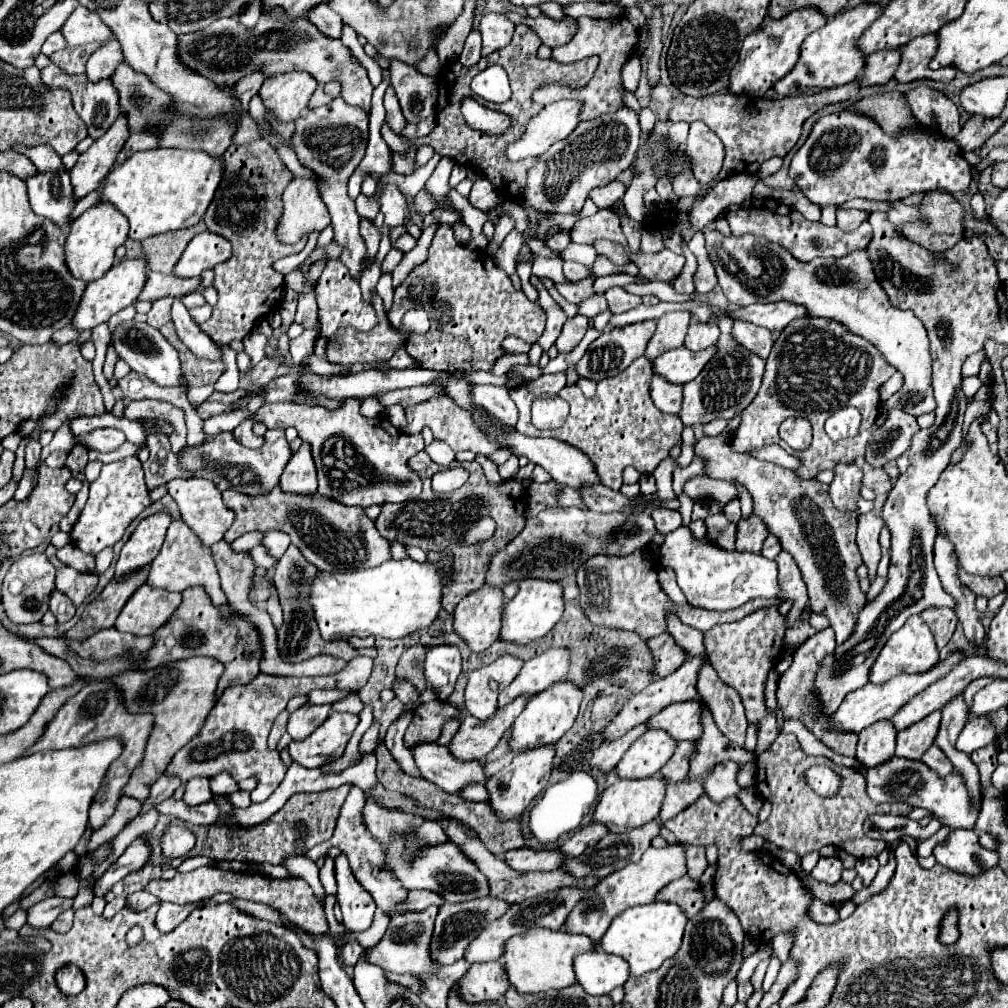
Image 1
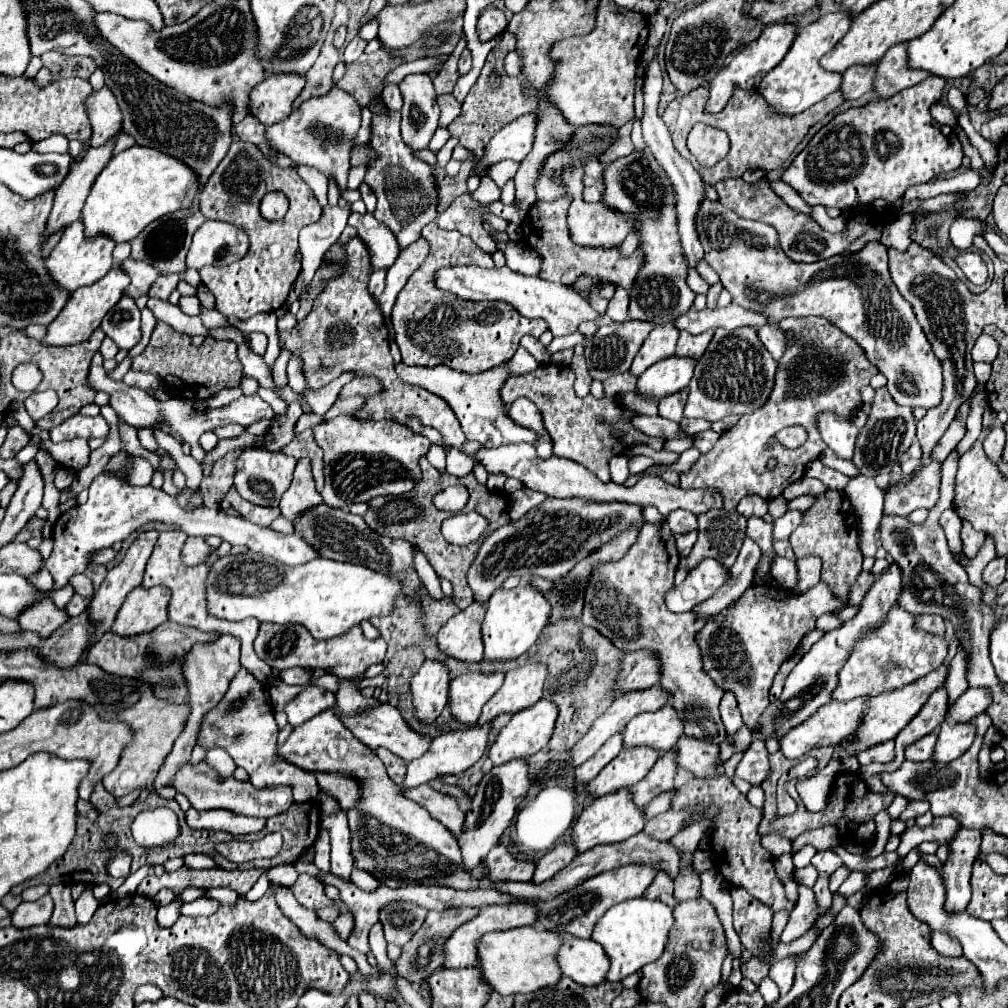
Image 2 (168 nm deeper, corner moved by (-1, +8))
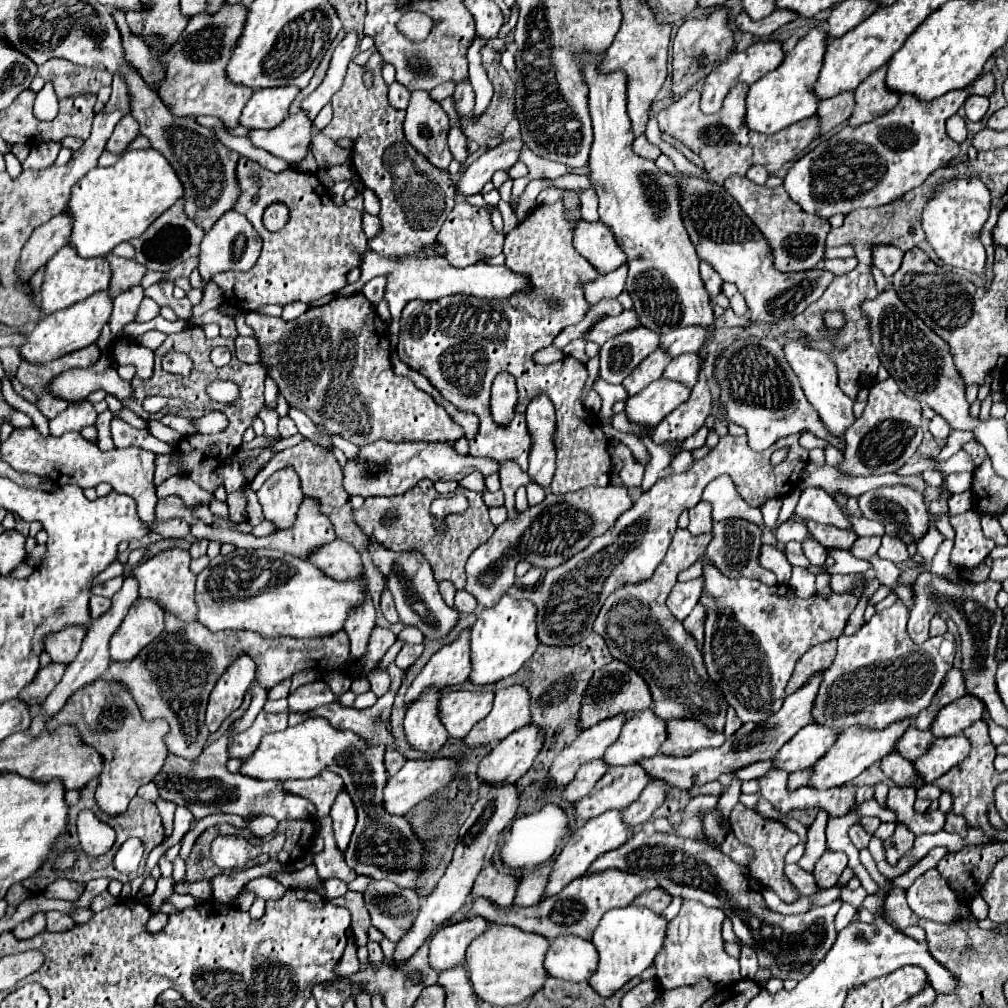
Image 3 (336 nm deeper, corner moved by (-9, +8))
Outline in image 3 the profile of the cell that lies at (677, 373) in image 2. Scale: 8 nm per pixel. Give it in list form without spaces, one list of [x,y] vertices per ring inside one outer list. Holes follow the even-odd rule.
[[[660,378],[648,388],[644,388],[642,394],[628,398],[624,412],[630,422],[640,424],[650,432],[688,396],[690,388],[682,388],[682,384],[670,384],[670,380]]]

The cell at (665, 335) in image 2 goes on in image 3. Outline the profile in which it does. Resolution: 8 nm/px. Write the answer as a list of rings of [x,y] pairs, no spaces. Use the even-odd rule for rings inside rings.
[[[658,348],[648,358],[644,358],[622,382],[624,390],[628,392],[628,396],[636,396],[648,384],[658,380],[662,376],[662,372],[664,372],[668,362],[670,362],[670,356],[666,356],[666,352],[662,352],[662,348]]]

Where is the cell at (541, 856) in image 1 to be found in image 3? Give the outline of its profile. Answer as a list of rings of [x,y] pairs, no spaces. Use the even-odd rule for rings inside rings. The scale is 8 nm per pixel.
[[[486,864],[486,868],[482,868],[474,882],[472,900],[486,898],[496,908],[508,908],[510,900],[514,898],[514,884],[518,882],[512,876],[498,874],[498,870],[492,864]]]

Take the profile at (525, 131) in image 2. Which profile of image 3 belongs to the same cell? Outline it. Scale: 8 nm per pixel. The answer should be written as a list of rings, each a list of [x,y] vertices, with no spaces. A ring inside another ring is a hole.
[[[516,138],[504,140],[494,150],[486,150],[476,162],[472,162],[466,170],[460,172],[460,176],[456,178],[456,192],[460,196],[480,194],[482,186],[492,180],[492,174],[496,170],[508,170],[518,160],[518,152],[522,146],[522,140]]]

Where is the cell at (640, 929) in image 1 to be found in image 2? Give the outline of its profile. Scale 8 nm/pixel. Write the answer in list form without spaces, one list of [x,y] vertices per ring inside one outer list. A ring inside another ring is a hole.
[[[640,896],[640,898],[628,898],[610,908],[602,916],[602,920],[598,920],[592,934],[592,938],[606,950],[610,958],[608,980],[618,982],[638,972],[642,966],[658,960],[668,944],[668,934],[672,926],[674,926],[672,908],[660,900],[648,900]]]

